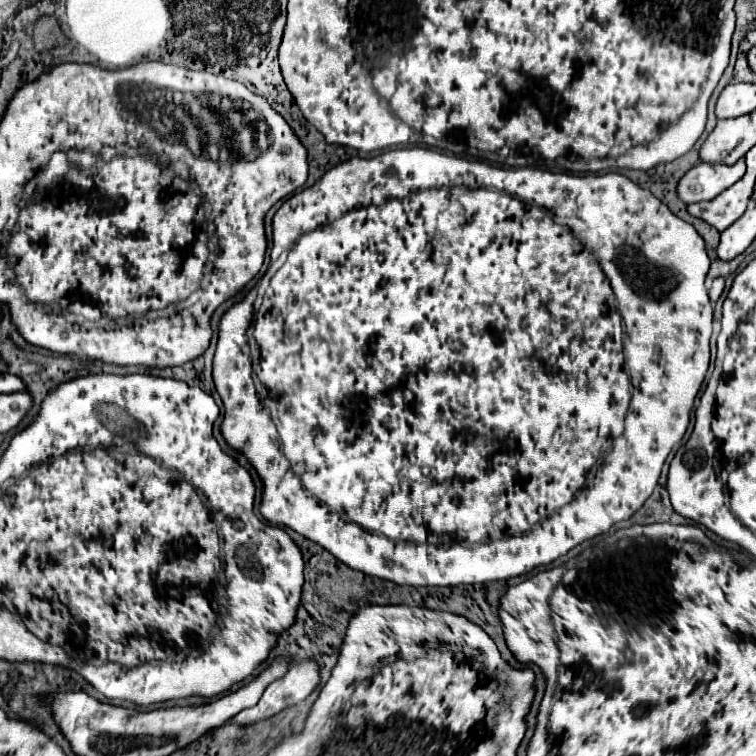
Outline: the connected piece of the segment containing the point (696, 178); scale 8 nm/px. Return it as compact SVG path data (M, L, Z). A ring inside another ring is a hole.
M737 161L737 165L709 165L699 163L691 167L677 185L677 195L683 203L699 203L717 197L721 191L739 181L745 173L745 161Z

